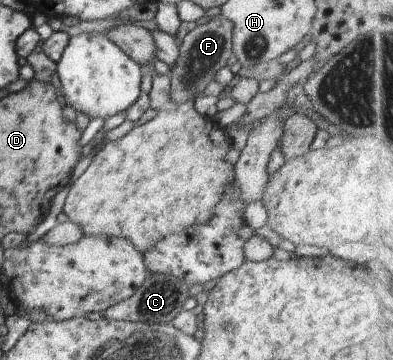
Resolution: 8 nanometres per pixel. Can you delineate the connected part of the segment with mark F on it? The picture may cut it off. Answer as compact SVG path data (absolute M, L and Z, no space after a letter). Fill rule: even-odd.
M211 17L209 22L191 29L179 42L173 65L165 74L170 81L169 99L173 103L193 102L201 95L214 73L225 67L225 61L232 54L232 27L228 19Z

